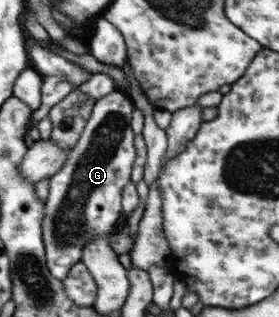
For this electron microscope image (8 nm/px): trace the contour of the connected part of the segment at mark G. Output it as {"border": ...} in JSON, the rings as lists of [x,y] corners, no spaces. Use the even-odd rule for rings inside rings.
{"border":[[[117,89],[108,93],[106,97],[96,100],[80,139],[68,154],[68,160],[58,172],[49,178],[49,194],[45,201],[45,256],[50,273],[59,281],[69,275],[74,264],[82,260],[82,253],[88,241],[94,241],[94,237],[98,235],[106,237],[118,231],[118,225],[122,219],[120,199],[124,199],[122,189],[130,184],[130,171],[136,159],[134,133],[130,127],[132,109],[134,107],[130,99],[126,99]]]}

